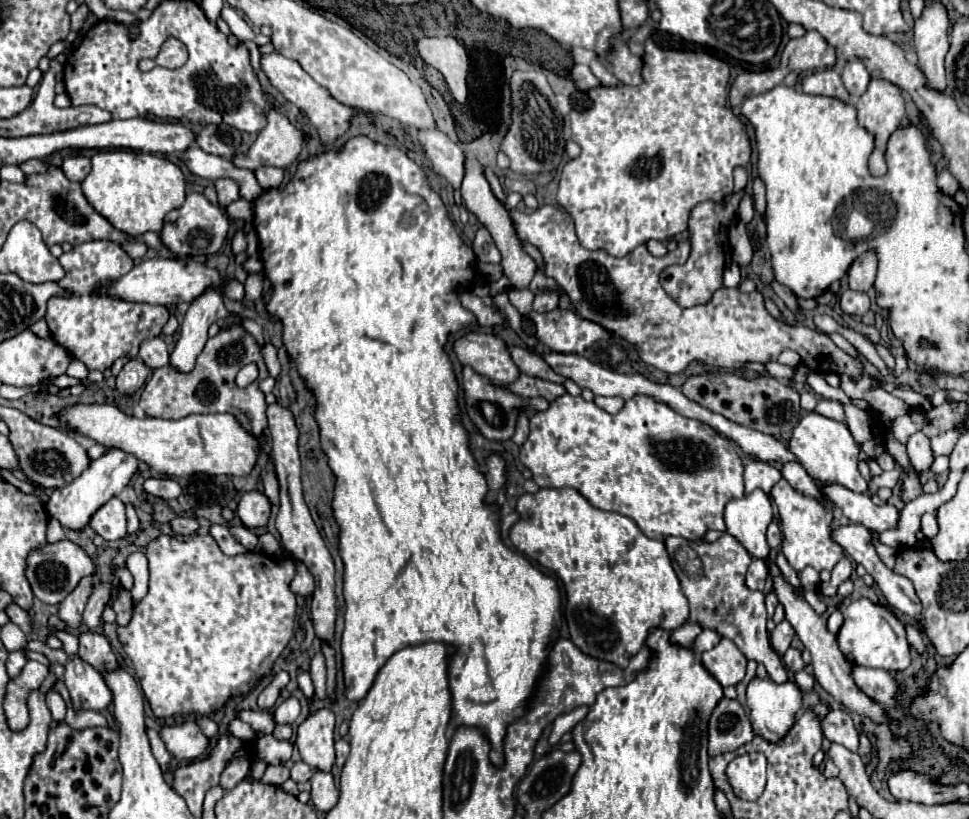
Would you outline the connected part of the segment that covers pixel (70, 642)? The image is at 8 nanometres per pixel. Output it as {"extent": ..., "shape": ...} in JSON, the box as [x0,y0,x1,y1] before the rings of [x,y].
{"extent":[54,631,78,655],"shape":[[[54,631],[54,635],[62,641],[64,651],[66,651],[68,655],[74,655],[74,653],[78,651],[78,637],[76,637],[76,635],[72,635],[72,633],[68,633],[68,631]]]}

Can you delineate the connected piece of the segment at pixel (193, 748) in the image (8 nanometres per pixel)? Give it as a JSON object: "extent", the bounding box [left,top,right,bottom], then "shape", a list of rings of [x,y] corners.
{"extent":[160,721,210,761],"shape":[[[186,721],[178,727],[164,727],[160,737],[166,749],[176,759],[186,759],[186,761],[194,761],[200,755],[204,755],[210,745],[208,737],[202,733],[196,721]]]}

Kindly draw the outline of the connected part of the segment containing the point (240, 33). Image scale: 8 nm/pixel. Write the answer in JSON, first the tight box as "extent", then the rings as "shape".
{"extent":[222,7,272,45],"shape":[[[230,7],[230,11],[228,11],[228,9],[222,11],[222,19],[228,23],[230,31],[232,31],[240,41],[256,41],[258,45],[266,45],[266,43],[272,41],[270,37],[256,35],[256,33],[246,25],[246,21],[236,13],[236,9],[232,9],[232,7]]]}

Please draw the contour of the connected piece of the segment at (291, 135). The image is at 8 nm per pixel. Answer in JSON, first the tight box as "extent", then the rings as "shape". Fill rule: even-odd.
{"extent":[232,109,310,171],"shape":[[[278,109],[274,111],[268,111],[268,125],[258,133],[258,139],[254,141],[254,145],[250,147],[248,155],[242,157],[240,153],[232,159],[238,167],[246,167],[246,169],[252,169],[256,171],[258,167],[262,165],[272,165],[272,167],[288,167],[290,163],[294,163],[302,151],[302,145],[304,141],[308,139],[310,135],[298,127],[294,127],[286,115],[282,115]]]}

